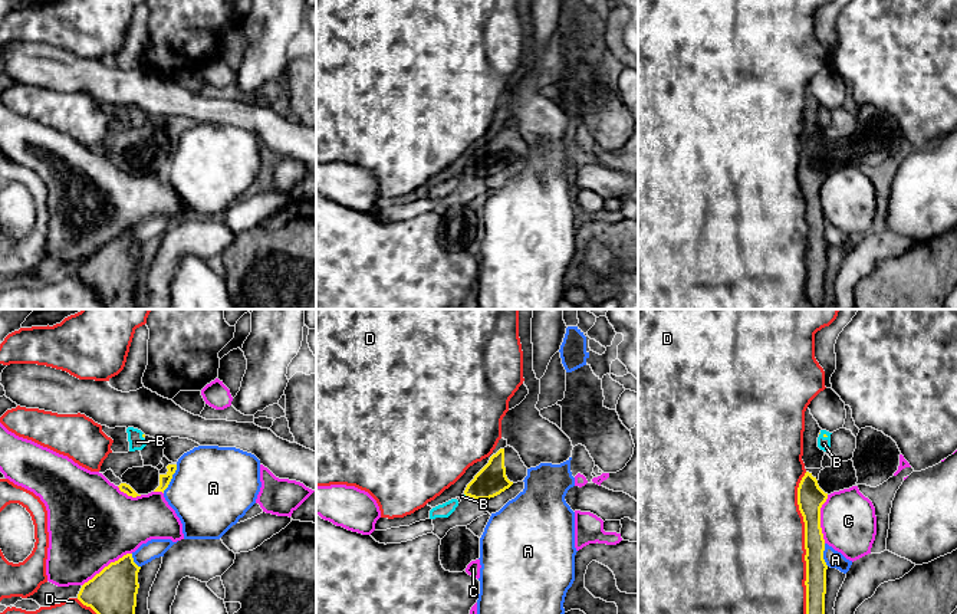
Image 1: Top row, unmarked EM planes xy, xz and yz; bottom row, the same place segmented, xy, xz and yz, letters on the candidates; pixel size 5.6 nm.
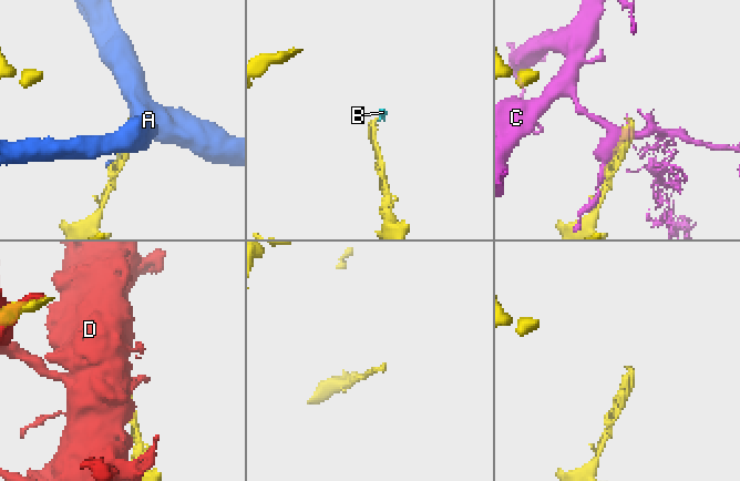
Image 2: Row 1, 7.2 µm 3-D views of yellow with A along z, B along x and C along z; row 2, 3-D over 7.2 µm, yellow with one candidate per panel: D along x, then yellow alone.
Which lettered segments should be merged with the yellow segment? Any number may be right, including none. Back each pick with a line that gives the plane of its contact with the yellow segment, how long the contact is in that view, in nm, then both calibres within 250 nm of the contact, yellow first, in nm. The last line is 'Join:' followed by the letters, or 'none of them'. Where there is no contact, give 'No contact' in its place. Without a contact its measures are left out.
B: Touches yellow in yz. Shared border 60 nm. Thickness 20 nm (yellow) against 80 nm
Join: B

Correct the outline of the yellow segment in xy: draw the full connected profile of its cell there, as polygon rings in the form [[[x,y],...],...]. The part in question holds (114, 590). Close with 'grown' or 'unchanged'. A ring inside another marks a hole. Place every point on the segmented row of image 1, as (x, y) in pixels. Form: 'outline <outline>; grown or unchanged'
outline [[[126,554],[85,582],[78,600],[96,614],[135,614],[139,569]]]; unchanged

